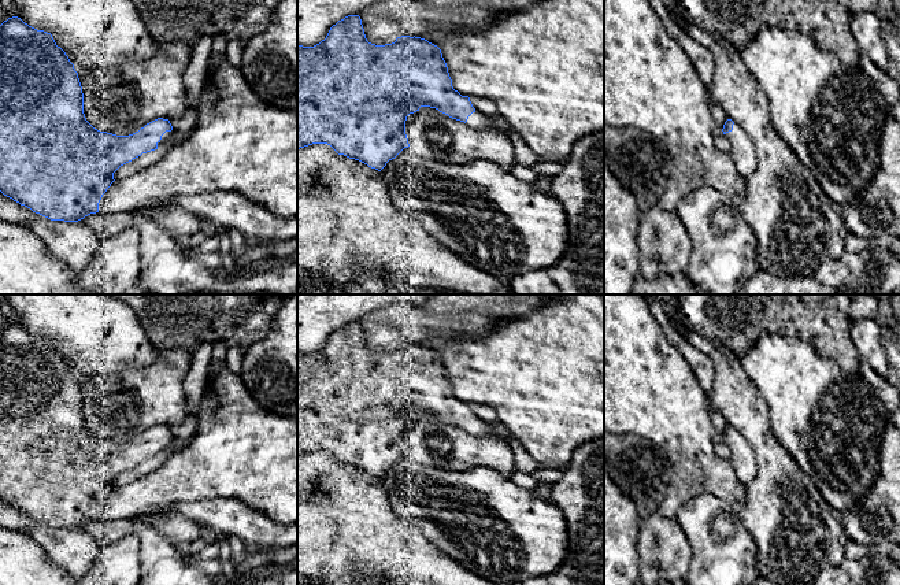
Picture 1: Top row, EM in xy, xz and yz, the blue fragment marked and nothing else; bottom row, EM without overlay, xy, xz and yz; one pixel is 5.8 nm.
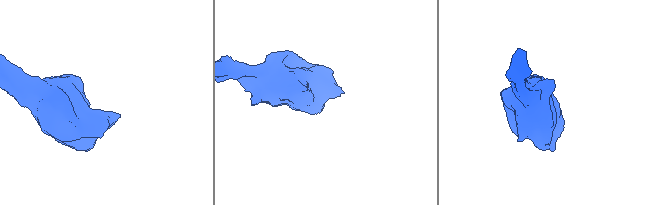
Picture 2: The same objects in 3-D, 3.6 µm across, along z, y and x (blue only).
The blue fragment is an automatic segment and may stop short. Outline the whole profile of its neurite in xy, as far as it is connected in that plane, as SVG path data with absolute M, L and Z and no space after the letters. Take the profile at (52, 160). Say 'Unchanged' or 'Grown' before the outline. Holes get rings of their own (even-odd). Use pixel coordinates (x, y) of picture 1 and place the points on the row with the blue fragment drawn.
Grown. M12 16L4 21L0 25L0 192L30 208L33 212L40 214L51 221L64 221L64 222L78 222L90 214L99 212L99 203L107 189L111 186L114 179L114 173L123 164L132 162L133 159L141 156L142 153L155 151L162 145L166 145L167 149L175 147L173 144L173 126L168 119L158 118L138 132L129 136L116 136L107 132L100 132L95 129L85 118L84 114L84 93L82 86L78 78L78 73L74 69L74 64L70 62L66 52L56 45L51 33L44 30L37 30L21 18Z

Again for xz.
Grown. M348 15L344 19L333 25L326 36L319 44L314 47L303 47L297 44L297 149L312 145L312 144L327 144L338 155L344 155L349 159L359 160L371 169L381 171L386 163L395 159L404 148L408 148L408 138L405 134L405 121L410 114L419 111L421 107L436 108L440 112L448 115L452 119L464 122L470 127L492 127L499 129L508 134L511 126L499 115L488 116L485 114L477 112L473 107L468 96L462 96L452 86L452 79L448 73L447 63L442 58L441 49L421 37L401 36L397 37L395 42L385 45L375 45L367 41L362 19L359 15Z

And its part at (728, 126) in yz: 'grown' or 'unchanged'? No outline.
grown

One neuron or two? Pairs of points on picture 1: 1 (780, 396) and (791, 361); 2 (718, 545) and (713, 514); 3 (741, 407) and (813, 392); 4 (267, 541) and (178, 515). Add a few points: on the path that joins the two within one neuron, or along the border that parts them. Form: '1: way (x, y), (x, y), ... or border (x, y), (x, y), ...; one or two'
1: way (788, 388), (791, 385), (791, 369); one
2: way (718, 537), (713, 530), (713, 522); one
3: border (747, 376), (766, 404), (770, 426), (774, 433); two
4: way (245, 541), (222, 541), (215, 536), (200, 536); one

